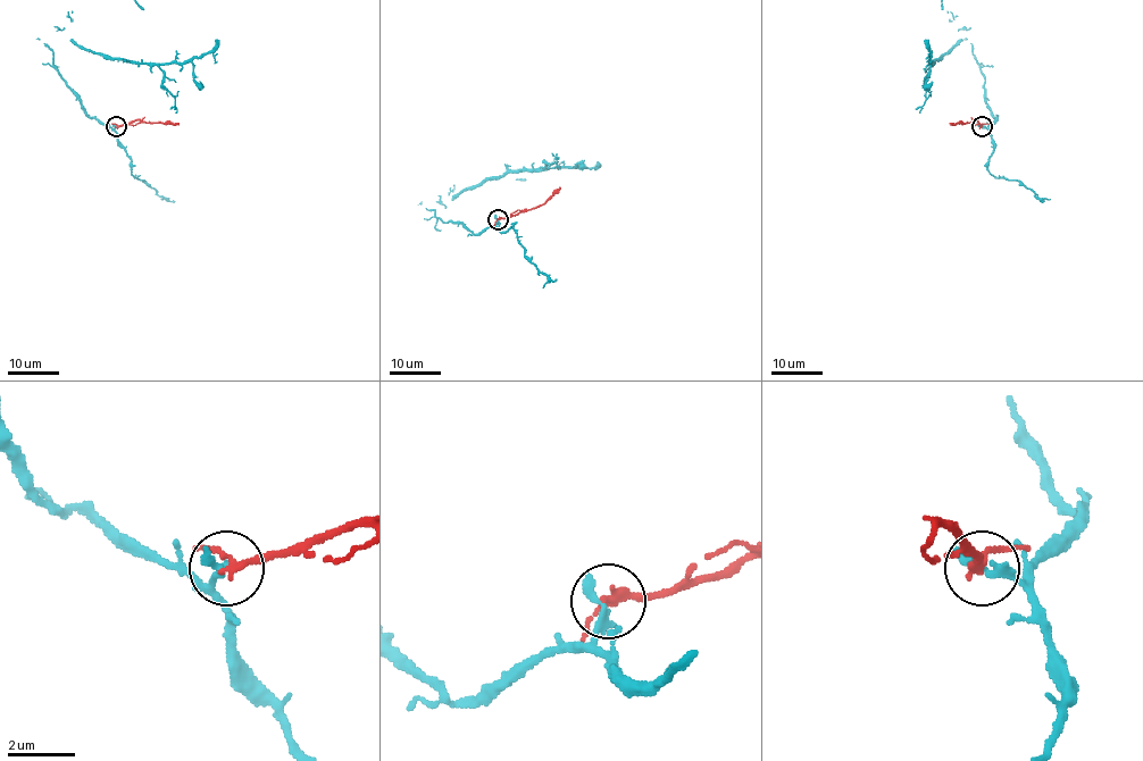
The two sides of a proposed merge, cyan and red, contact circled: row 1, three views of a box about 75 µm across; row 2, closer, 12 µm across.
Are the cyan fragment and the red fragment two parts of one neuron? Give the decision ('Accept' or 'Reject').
Reject

